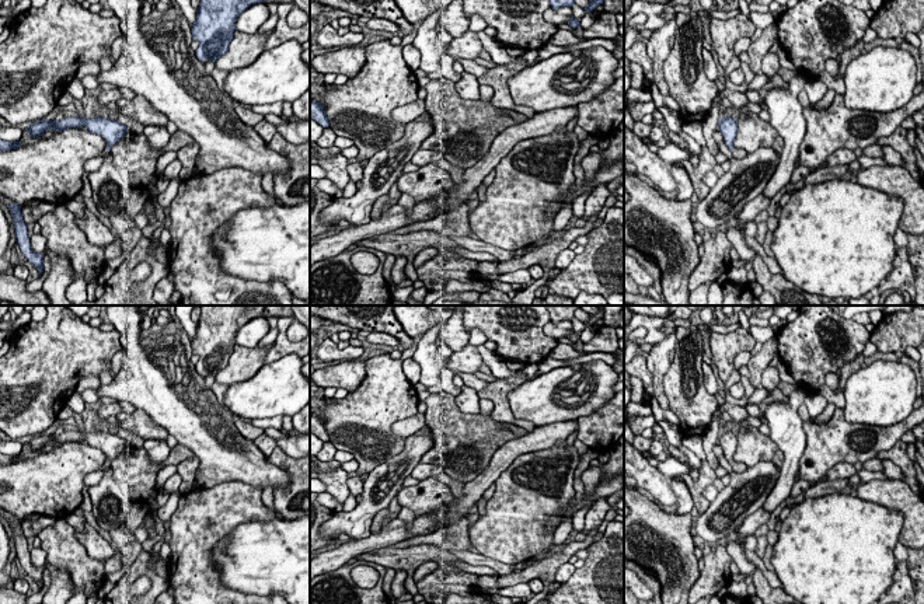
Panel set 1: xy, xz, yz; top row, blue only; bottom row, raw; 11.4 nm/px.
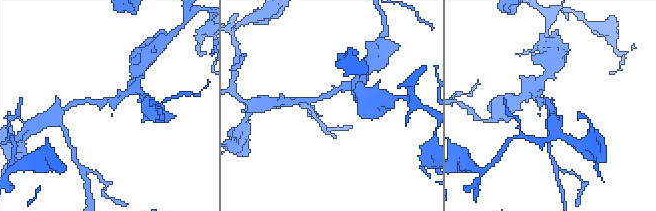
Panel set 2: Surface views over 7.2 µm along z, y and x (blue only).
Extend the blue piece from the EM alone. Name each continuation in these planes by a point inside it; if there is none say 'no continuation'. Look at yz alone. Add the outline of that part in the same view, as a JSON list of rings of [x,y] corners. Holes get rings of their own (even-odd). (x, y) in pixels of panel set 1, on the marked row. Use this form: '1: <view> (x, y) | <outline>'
no continuation

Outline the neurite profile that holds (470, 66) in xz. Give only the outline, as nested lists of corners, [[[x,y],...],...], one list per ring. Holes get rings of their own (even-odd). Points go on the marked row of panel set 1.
[[[454,57],[454,62],[460,62],[464,71],[474,74],[475,77],[484,76],[488,70],[487,67],[477,64],[475,60]]]

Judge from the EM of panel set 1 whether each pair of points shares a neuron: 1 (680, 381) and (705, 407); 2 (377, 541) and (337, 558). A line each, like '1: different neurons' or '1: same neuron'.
1: same neuron
2: same neuron

